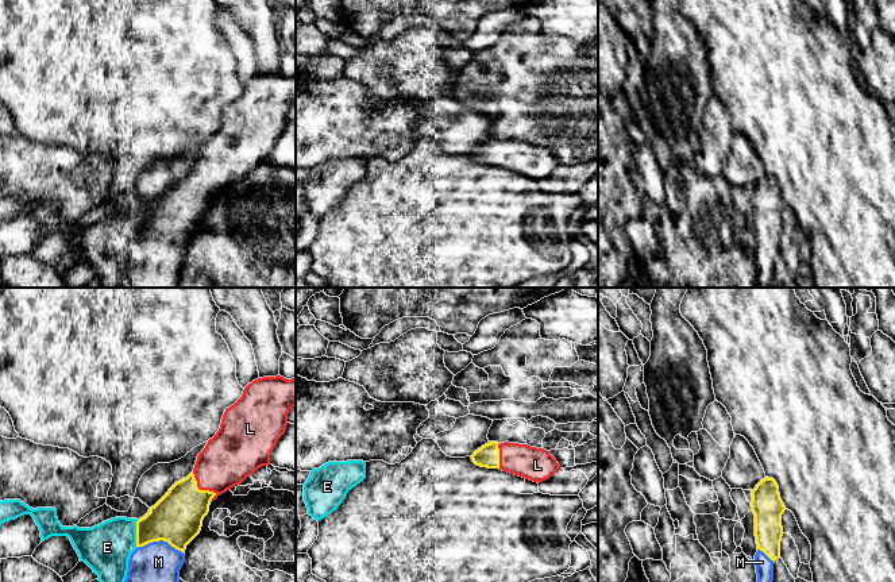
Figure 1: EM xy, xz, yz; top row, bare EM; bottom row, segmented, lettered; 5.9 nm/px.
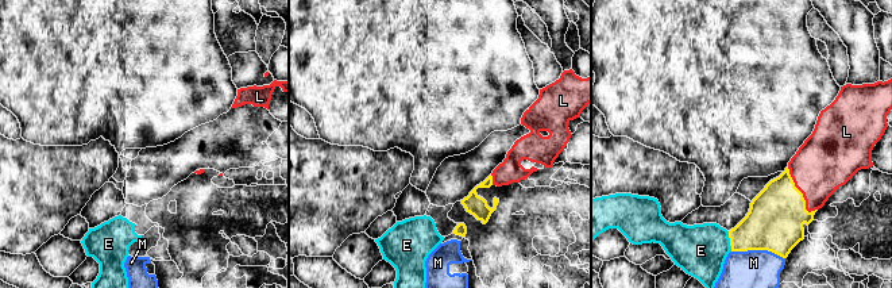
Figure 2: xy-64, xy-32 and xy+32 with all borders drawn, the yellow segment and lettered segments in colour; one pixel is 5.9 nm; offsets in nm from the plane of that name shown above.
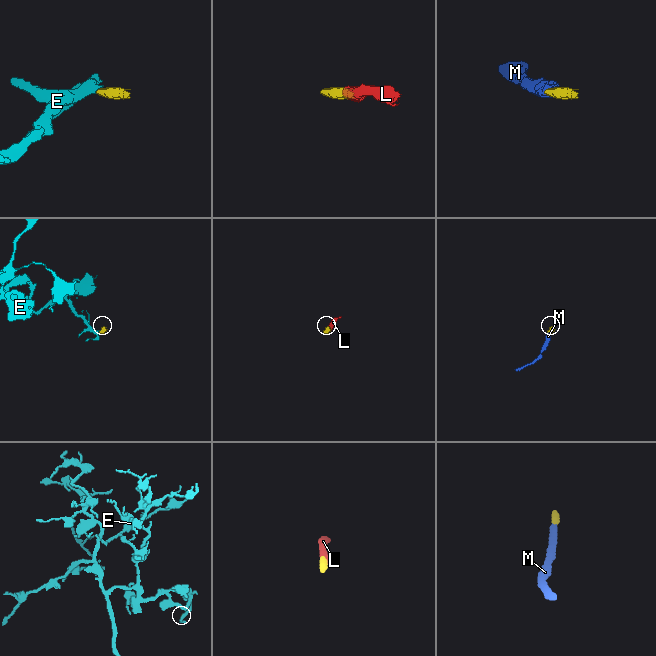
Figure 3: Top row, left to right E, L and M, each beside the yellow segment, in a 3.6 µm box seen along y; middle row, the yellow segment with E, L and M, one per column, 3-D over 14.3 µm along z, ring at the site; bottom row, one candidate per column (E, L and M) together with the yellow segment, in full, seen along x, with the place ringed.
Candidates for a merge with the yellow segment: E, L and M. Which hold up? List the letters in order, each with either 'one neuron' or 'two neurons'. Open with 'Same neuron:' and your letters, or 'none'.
Same neuron: L, M
E: two neurons
L: one neuron
M: one neuron

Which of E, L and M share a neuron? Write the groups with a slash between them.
E / L M

